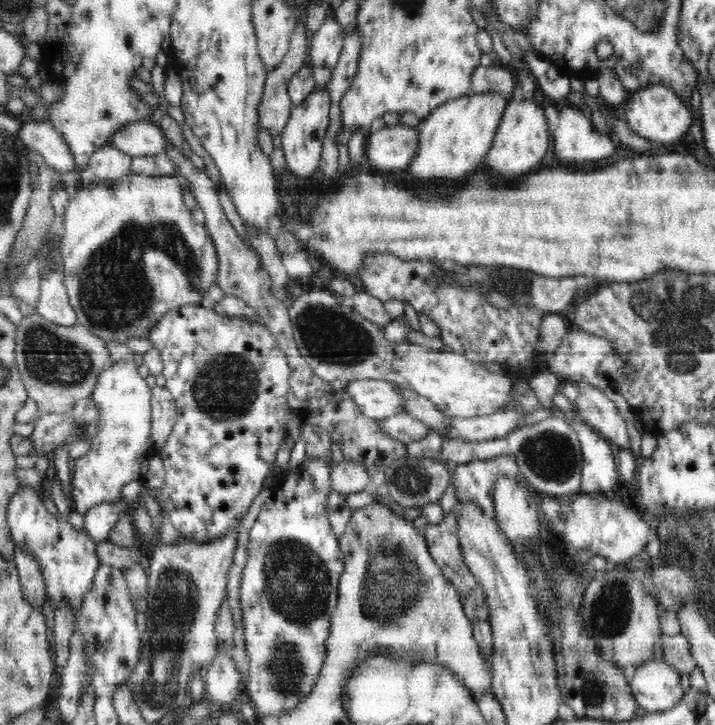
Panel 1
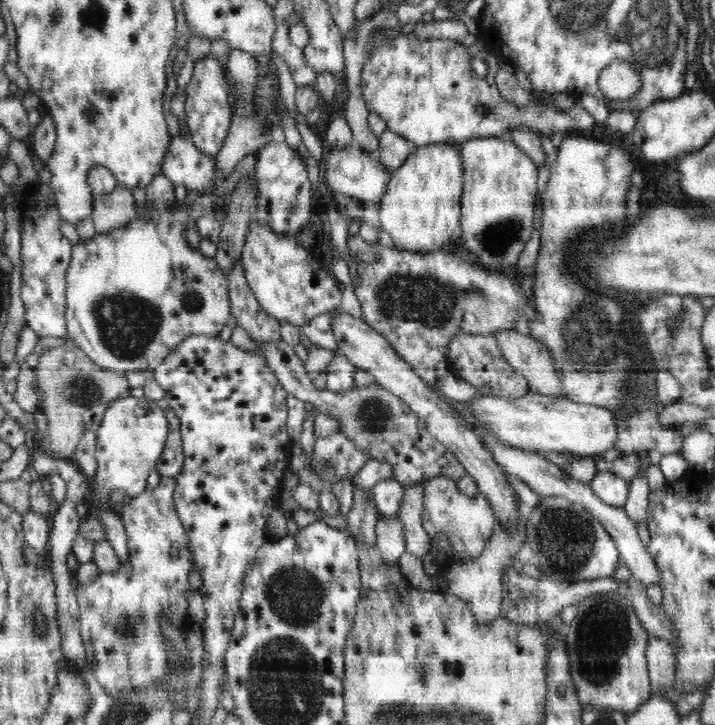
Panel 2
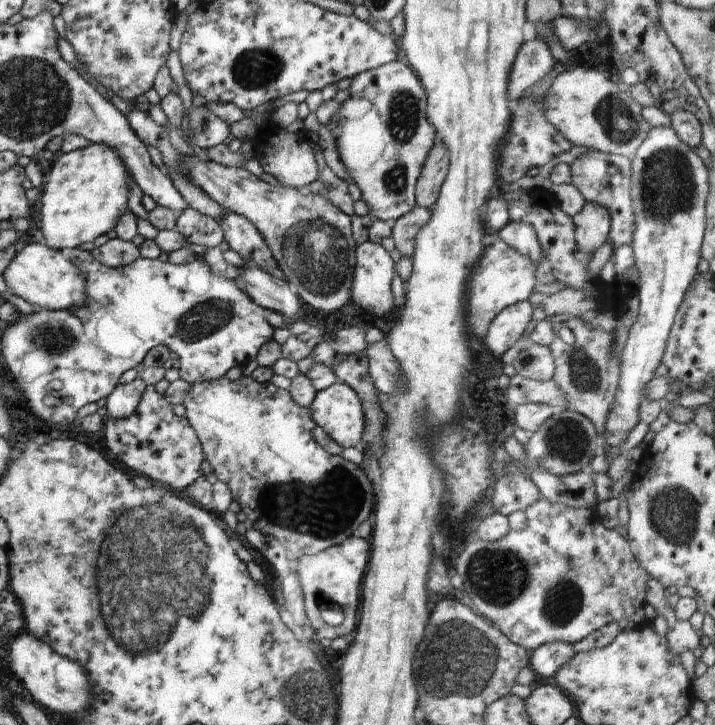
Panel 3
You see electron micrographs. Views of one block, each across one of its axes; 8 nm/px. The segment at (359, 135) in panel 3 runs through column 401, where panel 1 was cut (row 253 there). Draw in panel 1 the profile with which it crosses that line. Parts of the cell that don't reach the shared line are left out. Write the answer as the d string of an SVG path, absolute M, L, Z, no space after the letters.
M130 172L115 181L90 180L89 184L74 192L74 196L70 197L68 203L64 210L64 234L59 237L57 244L58 262L63 275L63 283L69 296L69 303L76 313L77 324L106 343L110 340L125 343L128 338L146 338L150 328L154 328L160 322L160 318L166 316L172 308L182 308L182 306L190 306L190 304L201 306L208 288L212 284L216 284L216 274L218 274L219 268L214 241L210 238L205 225L198 223L191 210L185 205L182 198L182 186L175 175L146 176Z

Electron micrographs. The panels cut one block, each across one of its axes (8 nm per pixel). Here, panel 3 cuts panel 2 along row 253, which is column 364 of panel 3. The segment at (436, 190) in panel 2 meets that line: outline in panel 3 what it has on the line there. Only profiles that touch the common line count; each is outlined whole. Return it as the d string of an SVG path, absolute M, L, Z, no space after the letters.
M336 382L317 392L310 404L312 420L343 449L360 447L366 420L358 394L348 384Z

